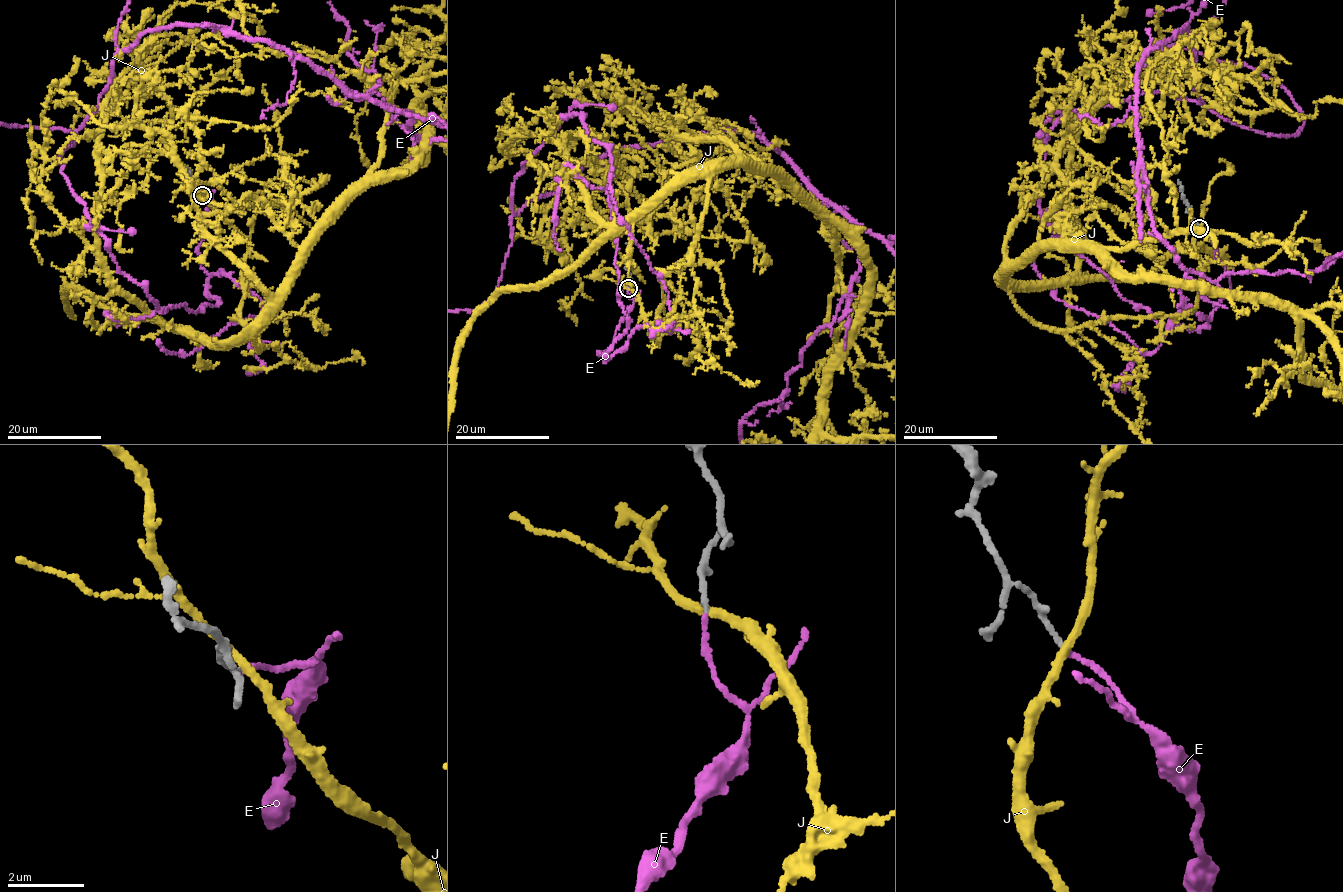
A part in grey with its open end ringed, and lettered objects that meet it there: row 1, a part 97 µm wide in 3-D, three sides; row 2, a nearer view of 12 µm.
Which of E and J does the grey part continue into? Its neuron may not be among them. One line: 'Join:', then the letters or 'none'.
Join: E

